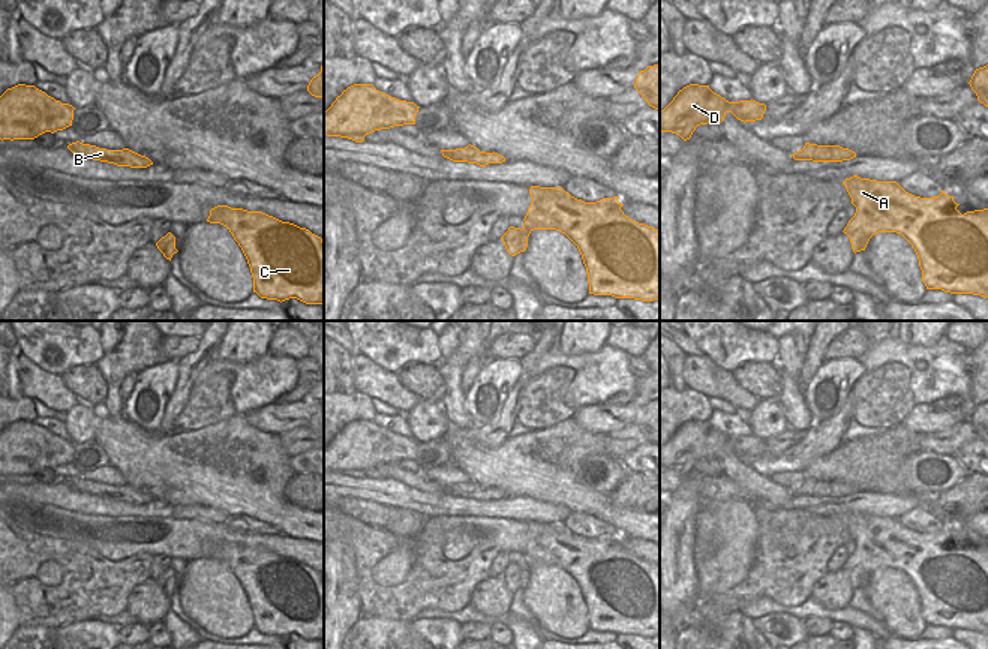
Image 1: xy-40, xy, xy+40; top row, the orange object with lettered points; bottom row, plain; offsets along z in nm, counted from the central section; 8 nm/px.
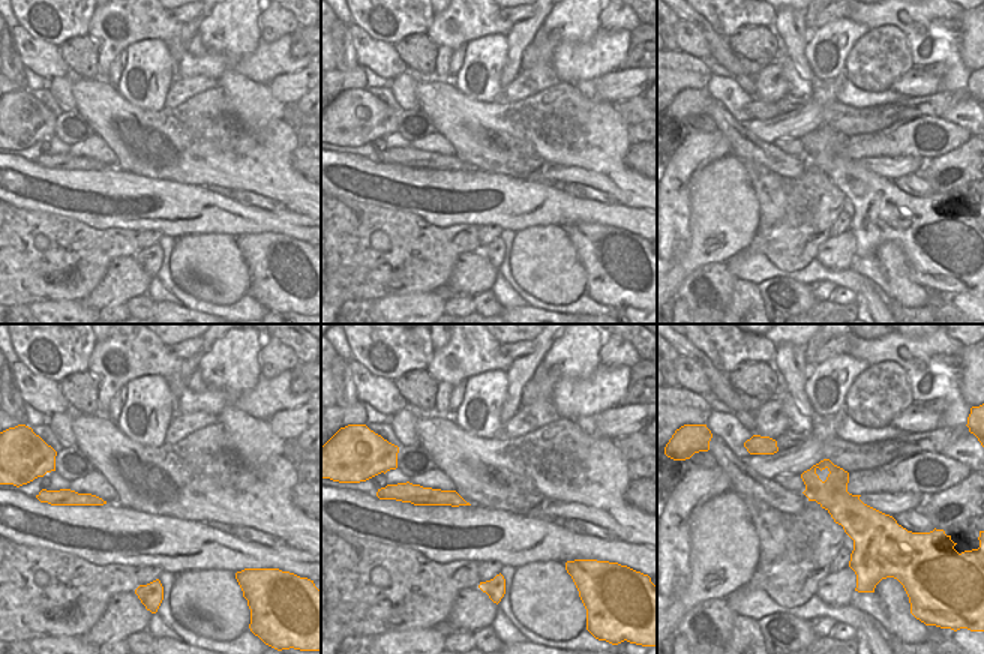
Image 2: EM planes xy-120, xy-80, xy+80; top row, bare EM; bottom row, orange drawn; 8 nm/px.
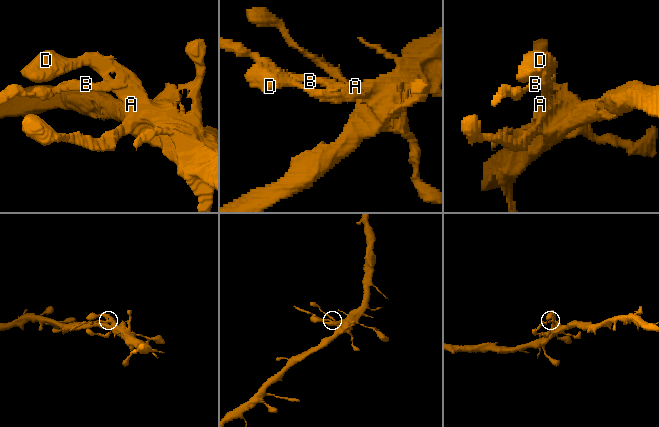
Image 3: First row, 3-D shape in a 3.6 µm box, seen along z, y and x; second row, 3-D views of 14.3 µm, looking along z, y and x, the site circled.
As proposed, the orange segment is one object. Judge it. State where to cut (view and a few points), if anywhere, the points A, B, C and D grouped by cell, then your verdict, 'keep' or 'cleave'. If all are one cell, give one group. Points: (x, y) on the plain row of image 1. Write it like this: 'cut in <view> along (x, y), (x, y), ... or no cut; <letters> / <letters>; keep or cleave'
cut in xy+40 along (816, 481), (816, 492), (823, 496); A C D / B; cleave

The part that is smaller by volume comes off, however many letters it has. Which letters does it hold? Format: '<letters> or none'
B

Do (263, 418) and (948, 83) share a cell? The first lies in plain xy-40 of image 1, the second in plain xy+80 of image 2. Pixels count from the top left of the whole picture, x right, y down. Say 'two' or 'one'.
two

